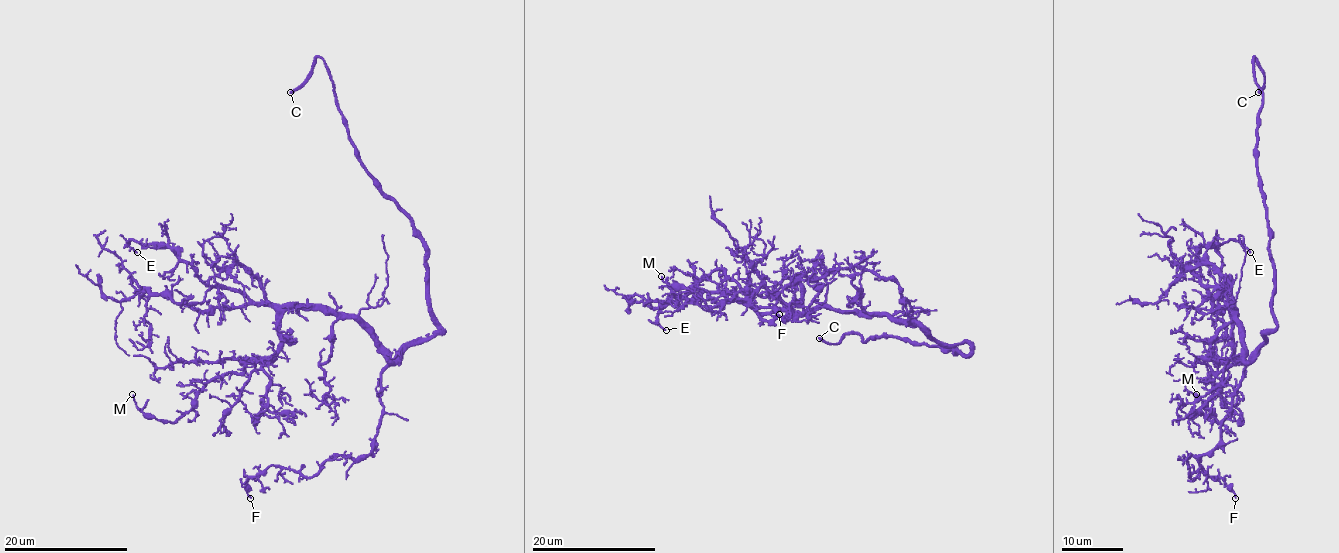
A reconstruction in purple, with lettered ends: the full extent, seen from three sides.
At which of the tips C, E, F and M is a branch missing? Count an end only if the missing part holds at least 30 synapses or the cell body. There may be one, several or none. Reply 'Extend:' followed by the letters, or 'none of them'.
Extend: C

